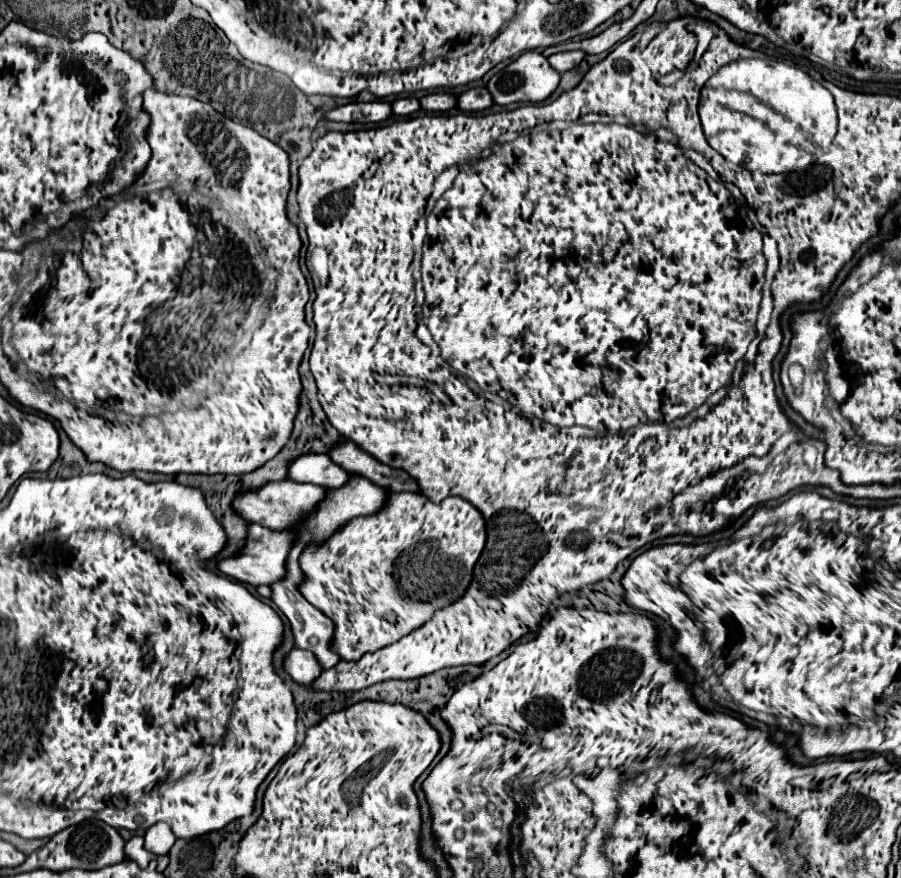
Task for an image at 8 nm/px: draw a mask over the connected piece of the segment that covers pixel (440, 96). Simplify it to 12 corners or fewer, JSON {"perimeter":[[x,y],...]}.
{"perimeter":[[432,93],[420,99],[424,111],[448,111],[456,97]]}

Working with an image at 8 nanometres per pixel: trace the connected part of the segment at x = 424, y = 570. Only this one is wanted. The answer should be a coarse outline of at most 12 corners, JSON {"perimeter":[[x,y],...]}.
{"perimeter":[[392,493],[300,555],[356,661],[464,595],[466,499]]}

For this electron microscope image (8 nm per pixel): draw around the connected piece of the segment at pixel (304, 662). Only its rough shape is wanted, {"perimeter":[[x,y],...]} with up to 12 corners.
{"perimeter":[[298,647],[284,657],[282,669],[300,685],[322,673],[316,657]]}

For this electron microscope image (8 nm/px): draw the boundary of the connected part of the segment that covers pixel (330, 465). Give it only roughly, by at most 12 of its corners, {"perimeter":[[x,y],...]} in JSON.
{"perimeter":[[300,455],[288,479],[328,489],[344,485],[348,471],[328,455]]}

